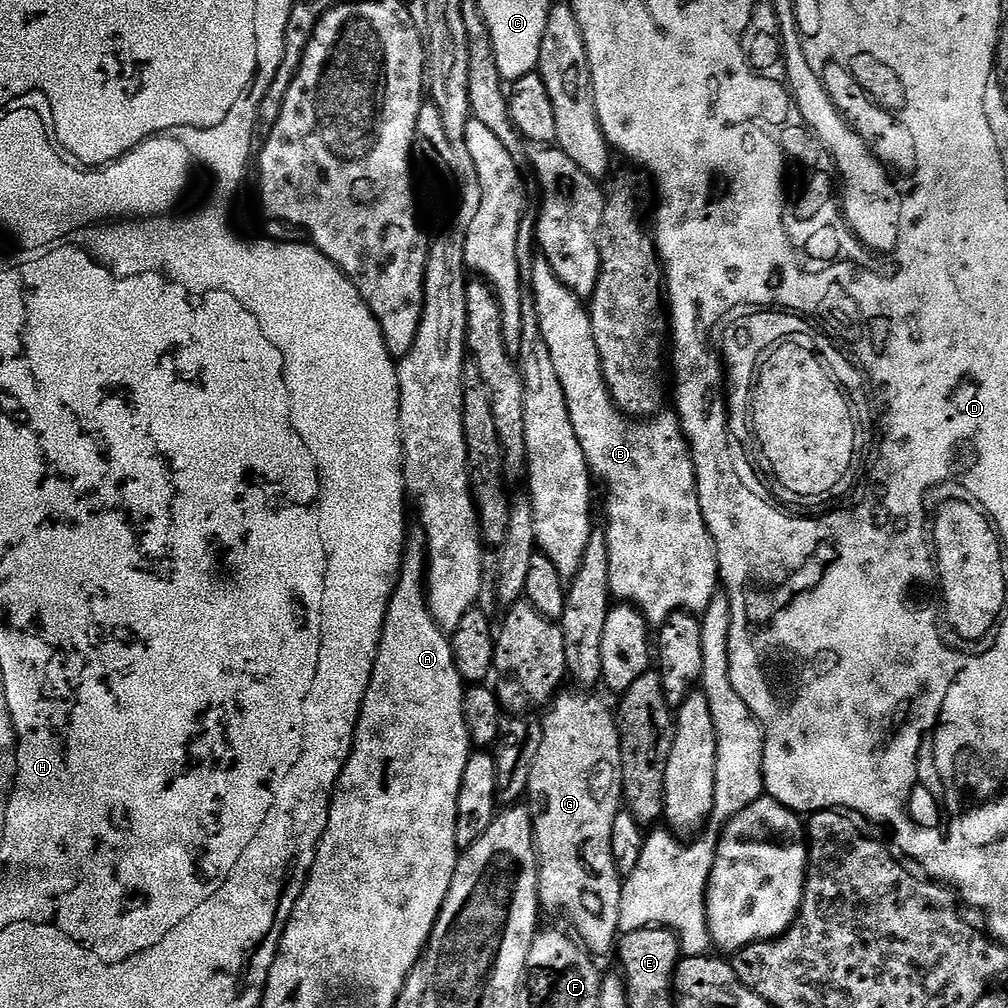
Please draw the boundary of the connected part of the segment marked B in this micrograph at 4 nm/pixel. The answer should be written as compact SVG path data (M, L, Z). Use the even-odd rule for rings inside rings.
M543 258L537 259L533 263L530 281L532 281L530 293L537 308L538 326L541 327L541 336L546 342L547 349L550 350L550 357L551 361L554 362L555 373L558 374L558 380L561 382L562 391L565 394L570 423L574 426L574 435L578 438L582 453L585 454L585 460L588 463L591 475L597 481L600 479L604 483L604 496L608 499L608 505L604 508L605 524L604 529L602 529L602 535L608 547L610 590L613 597L617 601L634 605L642 613L649 625L652 626L666 623L676 612L703 614L710 606L712 597L717 595L718 585L720 584L720 567L716 561L716 548L712 544L708 527L702 518L700 499L696 493L696 471L694 470L694 462L692 461L692 450L684 438L684 431L680 426L679 417L674 414L669 414L669 416L657 414L651 418L629 418L625 416L613 402L612 395L608 393L608 387L604 382L602 366L598 358L598 346L594 346L594 330L590 326L590 318L588 317L588 309L585 303L577 299L568 288L562 286L562 282L558 282L554 270L550 270L550 266Z

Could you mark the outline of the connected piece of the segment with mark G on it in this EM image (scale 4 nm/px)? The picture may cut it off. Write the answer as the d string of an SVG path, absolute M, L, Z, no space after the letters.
M561 691L543 713L542 747L538 750L538 758L534 758L534 770L530 770L526 807L532 815L532 836L536 840L536 859L540 866L540 907L545 913L561 908L576 923L575 935L579 943L589 953L600 957L611 952L613 955L621 935L624 880L616 869L616 859L612 854L612 827L614 818L622 810L624 795L620 732L616 729L613 709L608 709L598 697L592 696L596 694L571 691Z

